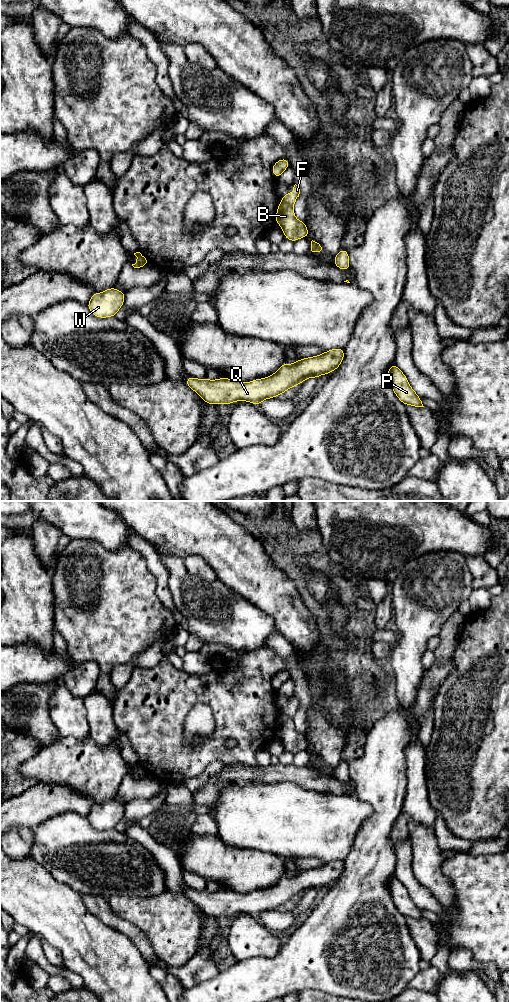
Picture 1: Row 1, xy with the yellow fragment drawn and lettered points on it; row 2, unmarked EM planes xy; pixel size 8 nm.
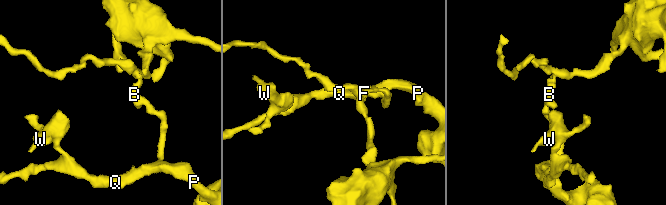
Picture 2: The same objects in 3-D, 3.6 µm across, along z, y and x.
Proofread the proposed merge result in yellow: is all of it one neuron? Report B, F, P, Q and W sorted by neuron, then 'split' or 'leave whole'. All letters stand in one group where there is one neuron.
B P Q W / F; split

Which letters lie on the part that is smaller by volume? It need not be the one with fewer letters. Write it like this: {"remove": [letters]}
{"remove": ["F"]}

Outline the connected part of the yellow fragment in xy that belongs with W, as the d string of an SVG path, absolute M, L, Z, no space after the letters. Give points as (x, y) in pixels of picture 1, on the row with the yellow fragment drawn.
M114 287L101 293L93 293L87 307L97 318L116 316L118 310L123 307L125 292Z

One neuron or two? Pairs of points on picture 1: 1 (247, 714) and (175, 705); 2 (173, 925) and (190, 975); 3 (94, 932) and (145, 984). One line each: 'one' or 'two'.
1: one
2: two
3: one

